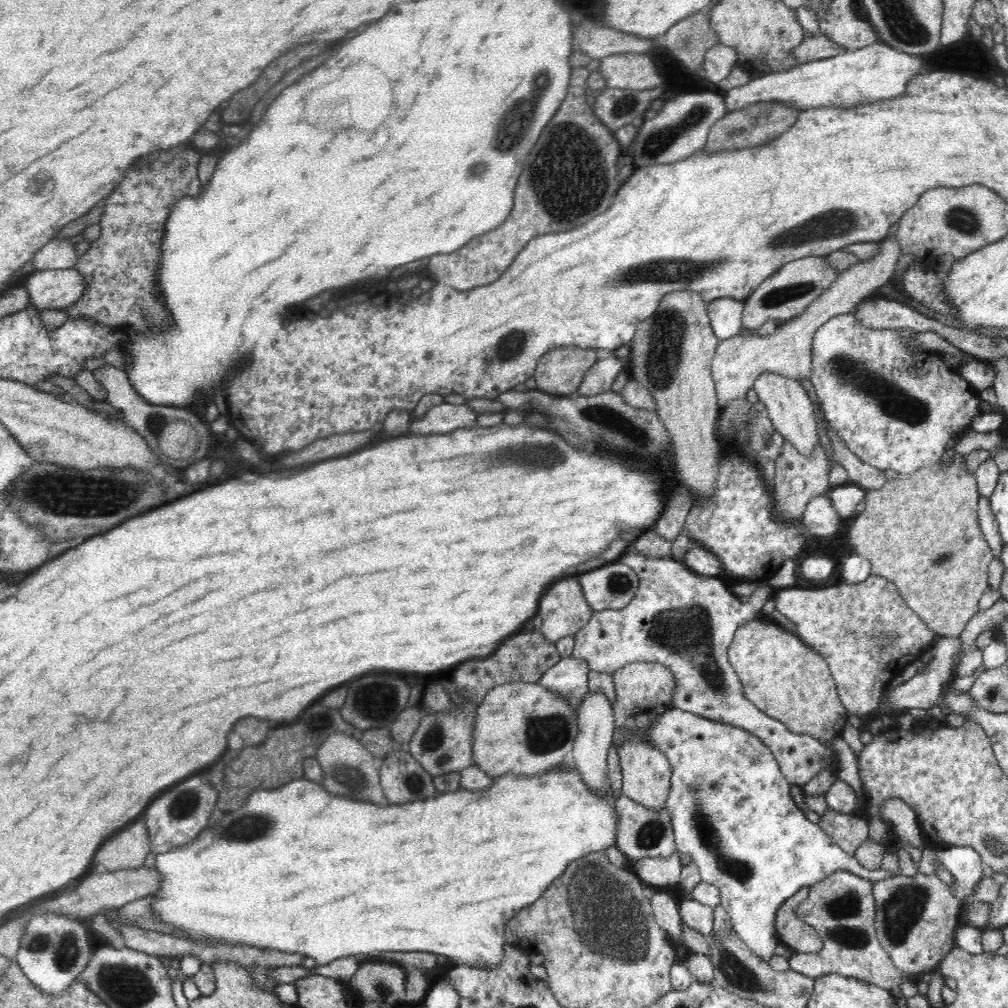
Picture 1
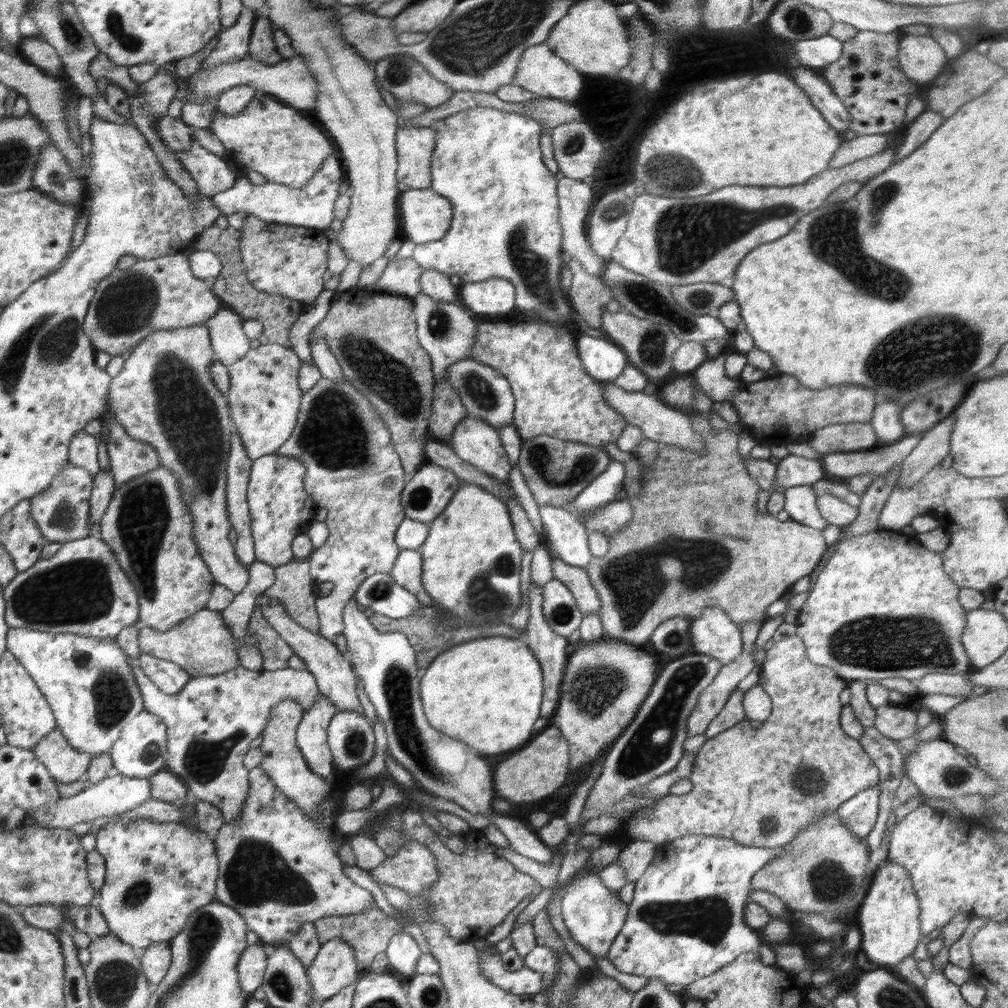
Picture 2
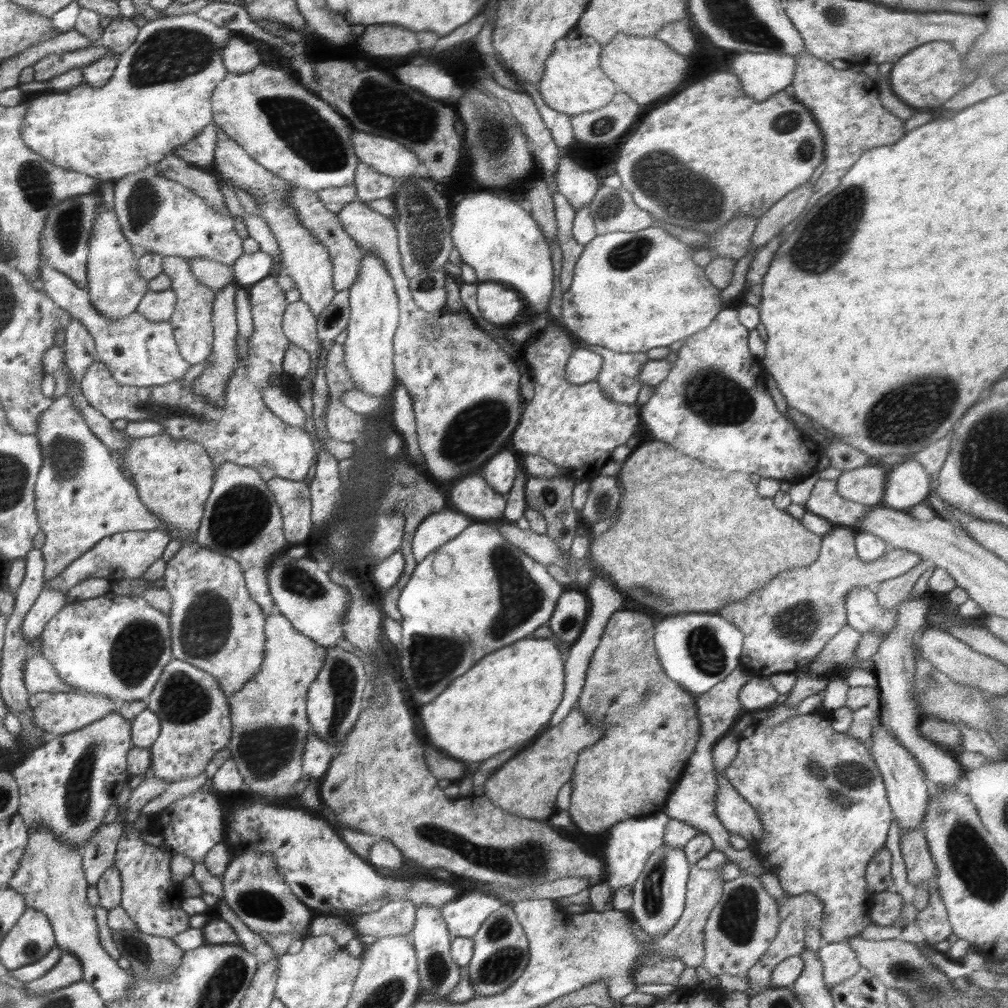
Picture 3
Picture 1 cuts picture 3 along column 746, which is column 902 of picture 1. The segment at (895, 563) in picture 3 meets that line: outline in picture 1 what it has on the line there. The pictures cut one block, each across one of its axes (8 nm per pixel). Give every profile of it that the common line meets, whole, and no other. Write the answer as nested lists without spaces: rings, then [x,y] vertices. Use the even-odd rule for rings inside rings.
[[[870,575],[858,584],[846,583],[832,588],[775,588],[772,598],[775,608],[796,625],[796,634],[801,640],[828,663],[837,684],[839,699],[849,716],[861,717],[876,710],[889,682],[900,675],[908,664],[929,652],[937,640],[937,634],[929,630],[918,614],[904,602],[898,587],[878,575]]]

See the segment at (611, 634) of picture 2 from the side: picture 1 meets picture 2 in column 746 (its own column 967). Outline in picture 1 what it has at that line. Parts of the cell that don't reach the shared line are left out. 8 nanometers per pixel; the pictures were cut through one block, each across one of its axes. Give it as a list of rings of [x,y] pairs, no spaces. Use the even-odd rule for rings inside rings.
[[[950,452],[936,464],[887,479],[881,490],[867,490],[866,509],[850,526],[854,552],[871,563],[872,575],[893,582],[908,607],[918,614],[929,630],[942,637],[958,637],[970,618],[980,612],[978,602],[988,588],[988,566],[996,558],[980,528],[978,502],[981,495],[976,477],[968,472],[966,457],[955,461],[961,456]]]

